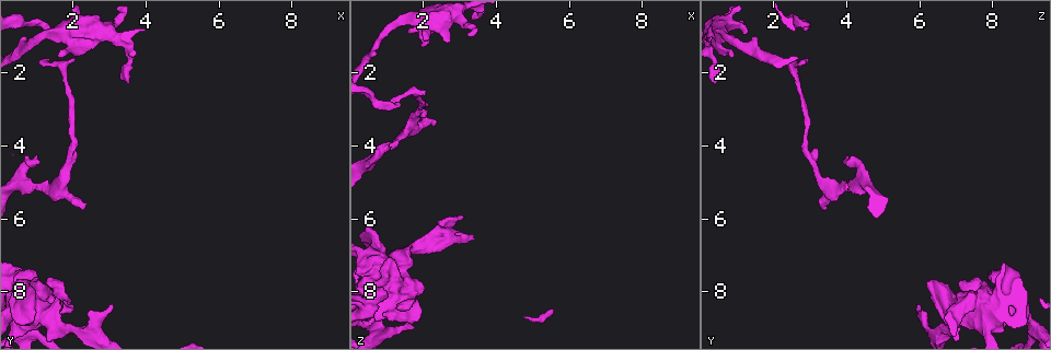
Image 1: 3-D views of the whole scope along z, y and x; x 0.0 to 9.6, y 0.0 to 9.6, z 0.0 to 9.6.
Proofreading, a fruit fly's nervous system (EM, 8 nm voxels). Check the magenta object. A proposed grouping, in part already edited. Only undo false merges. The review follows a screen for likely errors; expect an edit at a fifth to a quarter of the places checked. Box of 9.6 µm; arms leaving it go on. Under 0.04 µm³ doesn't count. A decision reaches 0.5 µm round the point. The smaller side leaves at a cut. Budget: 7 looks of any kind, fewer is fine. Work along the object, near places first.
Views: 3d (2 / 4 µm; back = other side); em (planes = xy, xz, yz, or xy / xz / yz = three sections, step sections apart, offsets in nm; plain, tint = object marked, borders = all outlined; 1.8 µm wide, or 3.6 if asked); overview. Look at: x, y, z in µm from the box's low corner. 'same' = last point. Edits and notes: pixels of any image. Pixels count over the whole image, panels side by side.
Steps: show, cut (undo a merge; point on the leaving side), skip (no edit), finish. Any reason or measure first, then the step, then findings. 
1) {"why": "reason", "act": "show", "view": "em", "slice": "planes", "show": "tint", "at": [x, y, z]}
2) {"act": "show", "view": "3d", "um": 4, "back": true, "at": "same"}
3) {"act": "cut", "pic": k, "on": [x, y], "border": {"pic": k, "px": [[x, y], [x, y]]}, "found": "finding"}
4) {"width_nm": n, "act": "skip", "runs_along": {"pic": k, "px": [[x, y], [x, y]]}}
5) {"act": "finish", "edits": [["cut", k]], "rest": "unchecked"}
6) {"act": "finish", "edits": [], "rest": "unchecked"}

{"why": "sudden change in width", "act": "show", "view": "3d", "um": 4, "at": [0.70, 8.90, 9.15]}

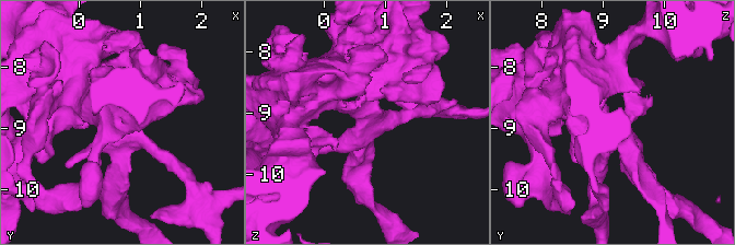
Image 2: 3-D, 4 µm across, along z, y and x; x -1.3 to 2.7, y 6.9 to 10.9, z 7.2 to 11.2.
{"arms": 3, "arm_widths_nm": [220, 260, 300], "why": "shape alone is not enough", "act": "show", "view": "em", "slice": "xz", "step": 8, "show": "tint", "at": "same"}

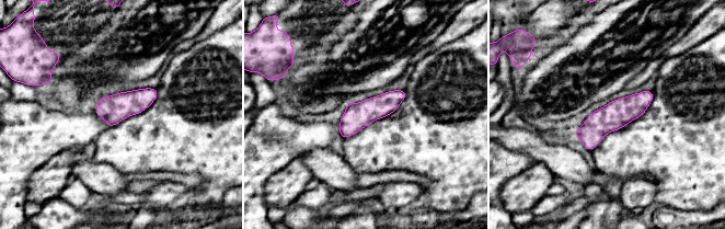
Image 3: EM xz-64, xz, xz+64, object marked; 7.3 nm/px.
{"act": "show", "view": "em", "slice": "yz", "step": 8, "show": "borders", "at": "same"}

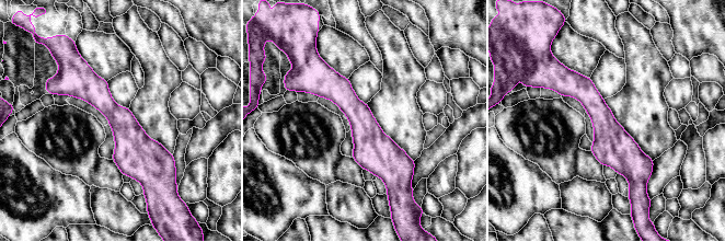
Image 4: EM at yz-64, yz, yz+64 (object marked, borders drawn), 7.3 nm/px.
{"width_nm": 220, "act": "skip", "found": "all the same cell"}

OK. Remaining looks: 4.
{"why": "four or more arms meet", "act": "show", "view": "em", "um": 3.6, "slice": "xz", "step": 4, "show": "tint", "at": [0.80, 8.40, 7.30]}

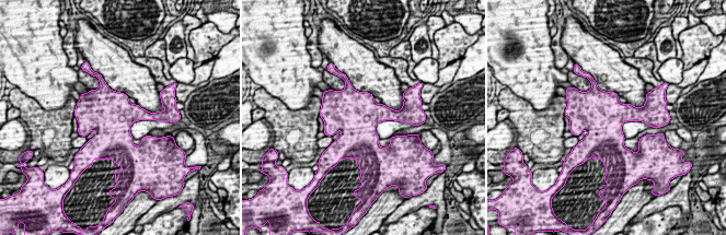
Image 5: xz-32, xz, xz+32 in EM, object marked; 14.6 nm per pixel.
{"act": "show", "view": "em", "um": 3.6, "slice": "yz", "step": 4, "show": "tint", "at": "same"}

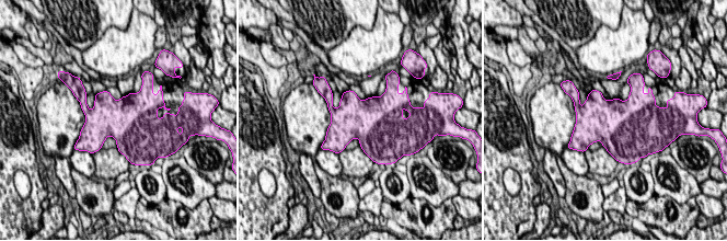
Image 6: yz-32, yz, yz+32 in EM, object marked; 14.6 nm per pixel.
{"act": "skip", "found": "one cell here"}

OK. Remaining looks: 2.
{"why": "branch point", "act": "show", "view": "3d", "um": 4, "at": [2.50, 9.20, 6.45]}

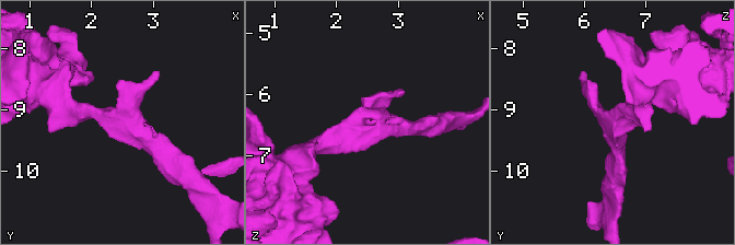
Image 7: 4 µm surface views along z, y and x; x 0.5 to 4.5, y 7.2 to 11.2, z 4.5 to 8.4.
{"why": "shape alone is not enough", "act": "show", "view": "em", "um": 3.6, "slice": "planes", "show": "tint", "at": [2.50, 9.15, 6.40]}

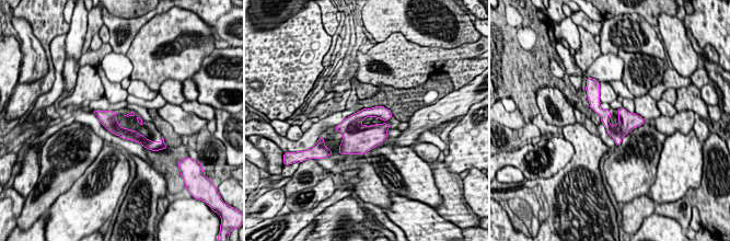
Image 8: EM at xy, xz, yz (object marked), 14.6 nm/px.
{"act": "skip", "found": "one cell here"}

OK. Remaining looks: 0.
{"act": "finish", "edits": [], "rest": "unchecked"}

